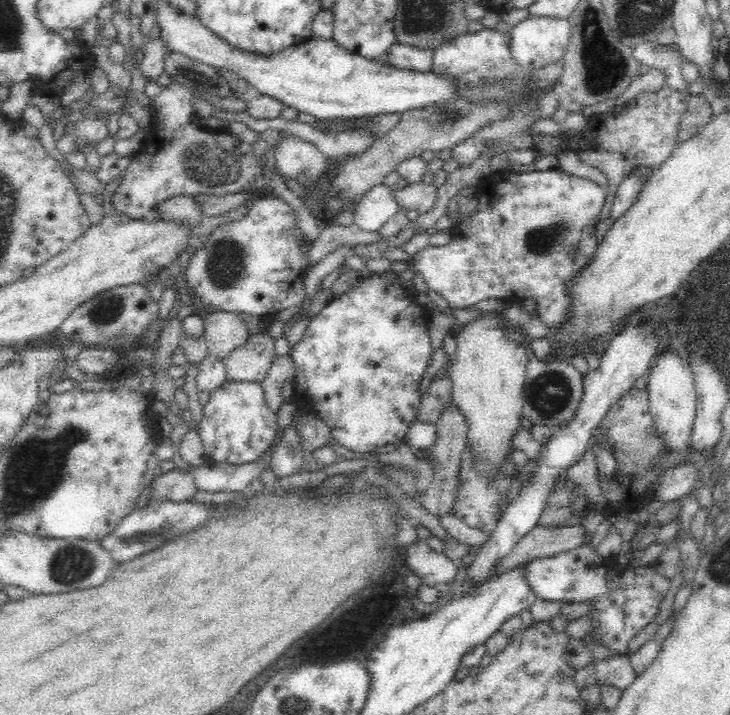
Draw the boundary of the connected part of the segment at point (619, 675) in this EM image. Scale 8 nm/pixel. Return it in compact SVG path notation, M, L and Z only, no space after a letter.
M629 654L593 660L592 663L596 667L597 684L600 686L609 684L624 690L636 678L635 672L631 669Z

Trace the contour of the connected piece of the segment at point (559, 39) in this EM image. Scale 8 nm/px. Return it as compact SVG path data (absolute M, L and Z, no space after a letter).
M529 15L510 30L512 57L521 67L548 67L563 59L570 33L568 19Z

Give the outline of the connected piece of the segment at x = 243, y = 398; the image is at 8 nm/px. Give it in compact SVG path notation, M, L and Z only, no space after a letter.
M224 380L222 386L210 392L209 401L202 406L202 419L194 428L198 431L205 454L214 462L226 464L246 464L258 461L267 451L278 433L276 413L266 404L260 382L236 382Z

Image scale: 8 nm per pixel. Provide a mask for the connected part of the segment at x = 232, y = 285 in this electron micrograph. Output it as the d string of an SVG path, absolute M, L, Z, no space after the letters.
M262 196L262 198L256 198L247 206L247 212L245 216L240 220L230 221L224 225L216 227L208 236L202 238L202 242L198 242L196 246L196 252L192 254L189 260L188 266L185 270L185 282L187 289L184 291L190 299L196 299L200 301L200 305L212 305L216 307L216 310L222 310L231 313L245 312L246 314L252 314L261 318L269 315L276 315L281 310L286 310L296 305L300 305L302 300L305 300L306 290L304 289L304 277L306 269L312 266L309 257L302 255L300 251L300 245L302 241L298 241L296 236L292 235L291 230L296 227L294 222L296 216L294 216L295 210L289 205L288 202L281 198L274 196Z

